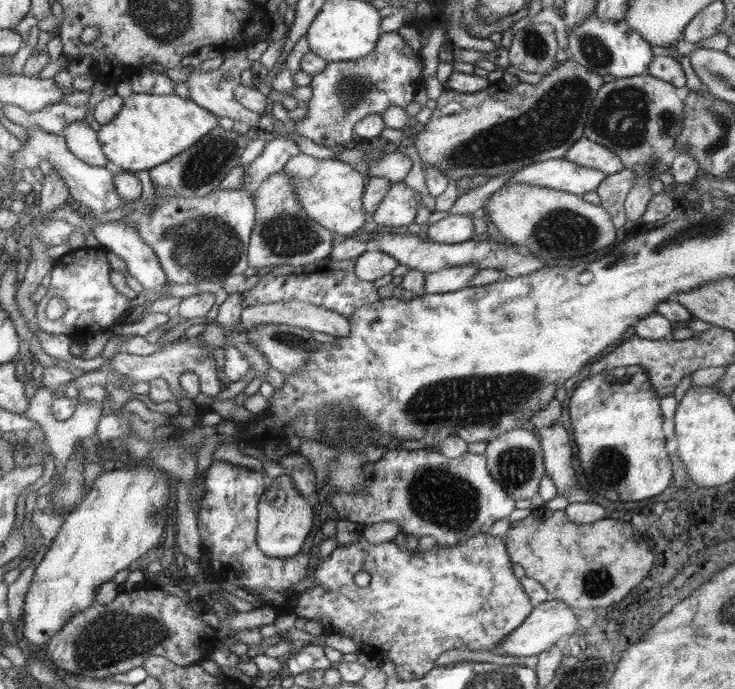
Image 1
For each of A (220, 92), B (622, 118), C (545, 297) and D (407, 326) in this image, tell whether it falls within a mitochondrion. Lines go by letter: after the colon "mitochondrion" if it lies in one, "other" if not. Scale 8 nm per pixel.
A: other
B: mitochondrion
C: other
D: other

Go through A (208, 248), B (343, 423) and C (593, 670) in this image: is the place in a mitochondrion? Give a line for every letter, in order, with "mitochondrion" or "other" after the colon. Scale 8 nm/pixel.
A: mitochondrion
B: mitochondrion
C: other

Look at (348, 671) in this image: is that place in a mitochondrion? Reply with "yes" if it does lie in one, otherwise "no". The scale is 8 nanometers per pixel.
no

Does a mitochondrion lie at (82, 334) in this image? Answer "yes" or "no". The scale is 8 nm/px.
no

